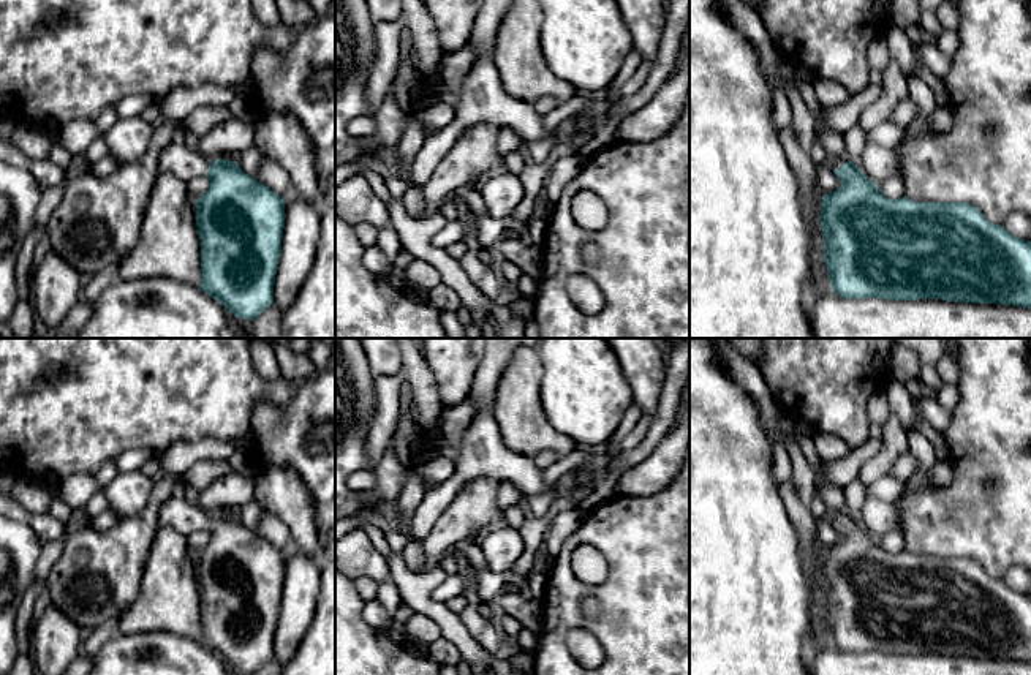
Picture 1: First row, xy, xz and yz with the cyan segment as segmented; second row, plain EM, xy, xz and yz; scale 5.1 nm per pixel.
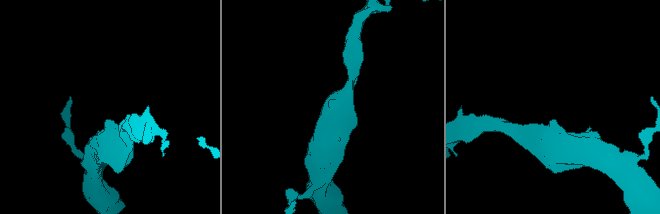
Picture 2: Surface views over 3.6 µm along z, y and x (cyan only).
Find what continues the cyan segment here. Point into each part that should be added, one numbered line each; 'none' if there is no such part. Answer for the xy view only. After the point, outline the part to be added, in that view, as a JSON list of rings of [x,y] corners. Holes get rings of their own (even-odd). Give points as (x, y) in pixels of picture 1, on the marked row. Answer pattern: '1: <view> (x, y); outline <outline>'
1: xy (177, 158); outline [[[171,142],[158,160],[158,172],[171,172],[183,182],[206,175],[210,166],[210,160],[190,150],[183,142]]]

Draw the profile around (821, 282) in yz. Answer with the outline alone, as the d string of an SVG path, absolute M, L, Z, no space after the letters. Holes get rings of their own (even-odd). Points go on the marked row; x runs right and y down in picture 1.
M818 234L811 236L811 262L813 262L813 294L824 296L832 291L830 277L822 264L824 239Z

